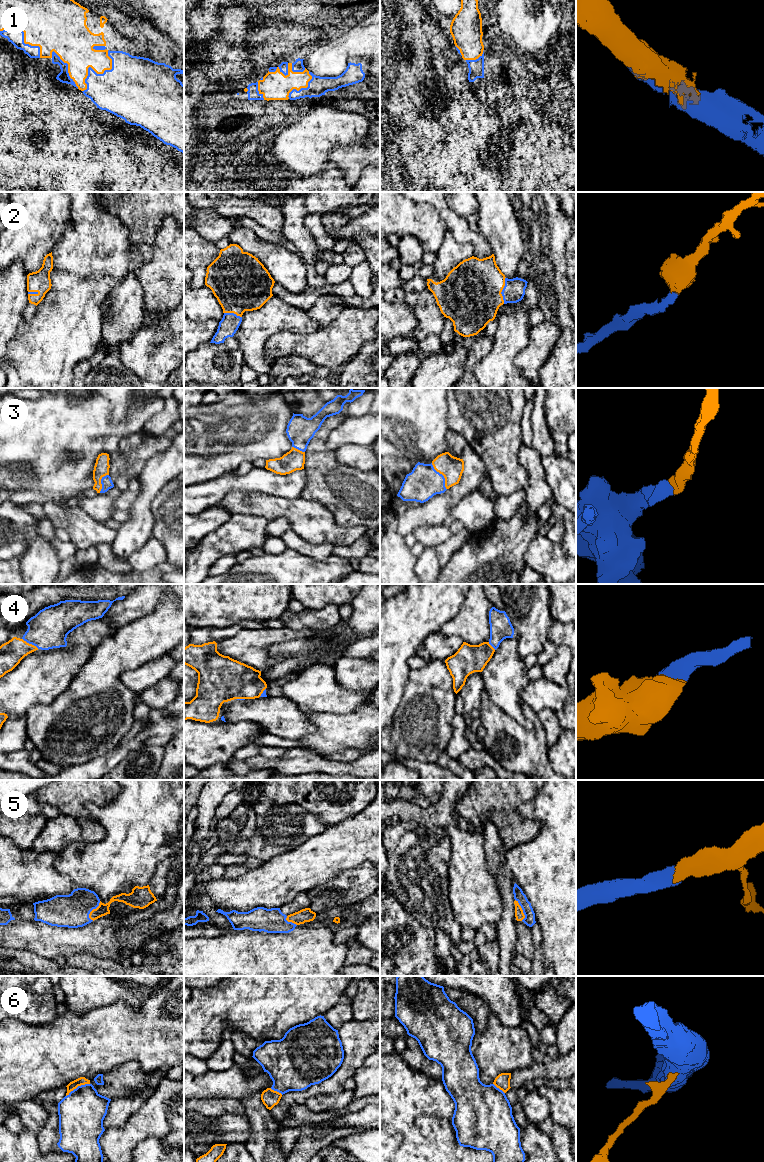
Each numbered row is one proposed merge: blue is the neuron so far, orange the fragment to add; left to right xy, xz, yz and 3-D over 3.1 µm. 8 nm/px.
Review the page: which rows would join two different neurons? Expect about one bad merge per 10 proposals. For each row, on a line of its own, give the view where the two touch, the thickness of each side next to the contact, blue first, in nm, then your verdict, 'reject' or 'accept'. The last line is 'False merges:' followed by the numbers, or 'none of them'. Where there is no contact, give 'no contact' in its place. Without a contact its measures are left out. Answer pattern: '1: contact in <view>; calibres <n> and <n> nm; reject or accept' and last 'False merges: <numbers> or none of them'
1: contact in xy; calibres 380 and 280 nm; accept
2: contact in yz; calibres 180 and 480 nm; accept
3: contact in yz; calibres 260 and 180 nm; accept
4: contact in xy; calibres 320 and 190 nm; accept
5: contact in xy; calibres 260 and 100 nm; accept
6: contact in xy; calibres 360 and 70 nm; accept
False merges: none of them

